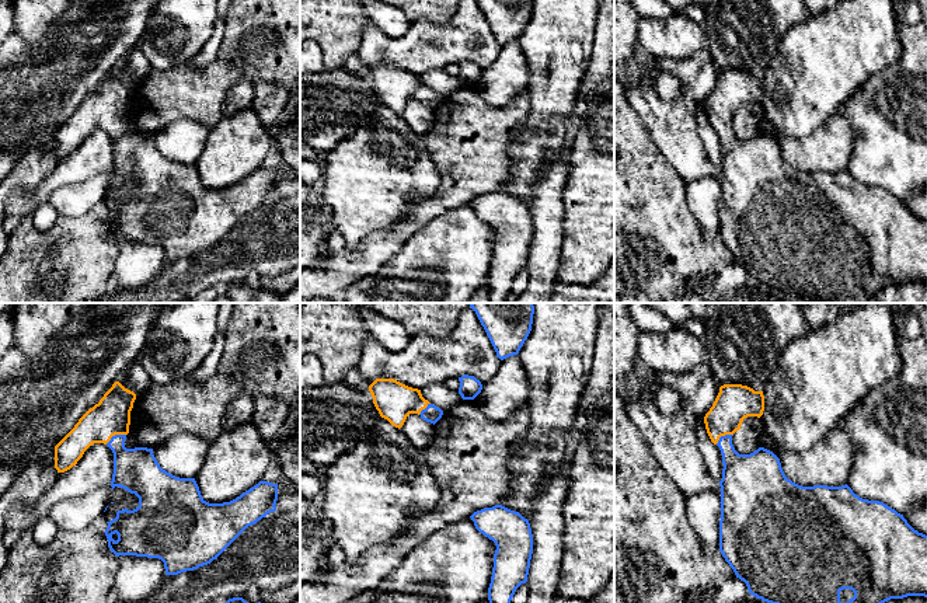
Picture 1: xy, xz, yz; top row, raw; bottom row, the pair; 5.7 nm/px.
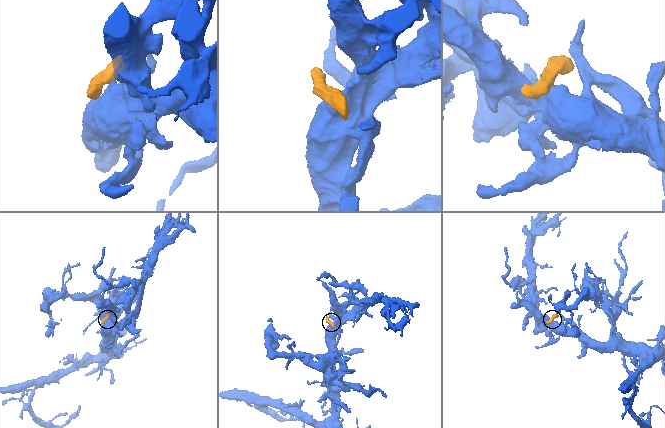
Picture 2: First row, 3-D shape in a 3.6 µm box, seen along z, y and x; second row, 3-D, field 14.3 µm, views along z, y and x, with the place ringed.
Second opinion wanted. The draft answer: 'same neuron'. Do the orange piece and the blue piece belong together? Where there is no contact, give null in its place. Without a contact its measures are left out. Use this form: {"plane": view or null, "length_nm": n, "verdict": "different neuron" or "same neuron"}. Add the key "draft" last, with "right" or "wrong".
{"plane": "xy", "length_nm": 130, "verdict": "same neuron", "draft": "right"}

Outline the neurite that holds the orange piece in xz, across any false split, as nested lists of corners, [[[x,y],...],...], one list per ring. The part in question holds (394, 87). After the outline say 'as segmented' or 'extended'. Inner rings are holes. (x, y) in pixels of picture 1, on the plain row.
[[[376,65],[369,77],[380,102],[393,112],[401,114],[410,100],[418,100],[424,107],[436,109],[443,97],[431,90],[421,76],[408,73],[394,65]]] | extended

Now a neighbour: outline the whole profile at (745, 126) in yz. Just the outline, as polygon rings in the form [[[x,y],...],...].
[[[757,102],[743,105],[740,115],[732,122],[732,130],[739,140],[750,140],[760,133],[760,122],[764,116],[763,107]]]

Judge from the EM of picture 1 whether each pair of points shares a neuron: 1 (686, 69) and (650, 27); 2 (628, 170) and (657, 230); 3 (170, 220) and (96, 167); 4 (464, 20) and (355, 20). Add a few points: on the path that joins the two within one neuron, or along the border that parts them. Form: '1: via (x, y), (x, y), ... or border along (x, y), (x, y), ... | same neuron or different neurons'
1: border along (706, 45), (687, 58), (655, 59) | different neurons
2: via (628, 185), (628, 199), (641, 215) | same neuron
3: border along (110, 135), (112, 139), (111, 168) | different neurons
4: border along (370, 23), (365, 28), (359, 48), (355, 52) | different neurons

